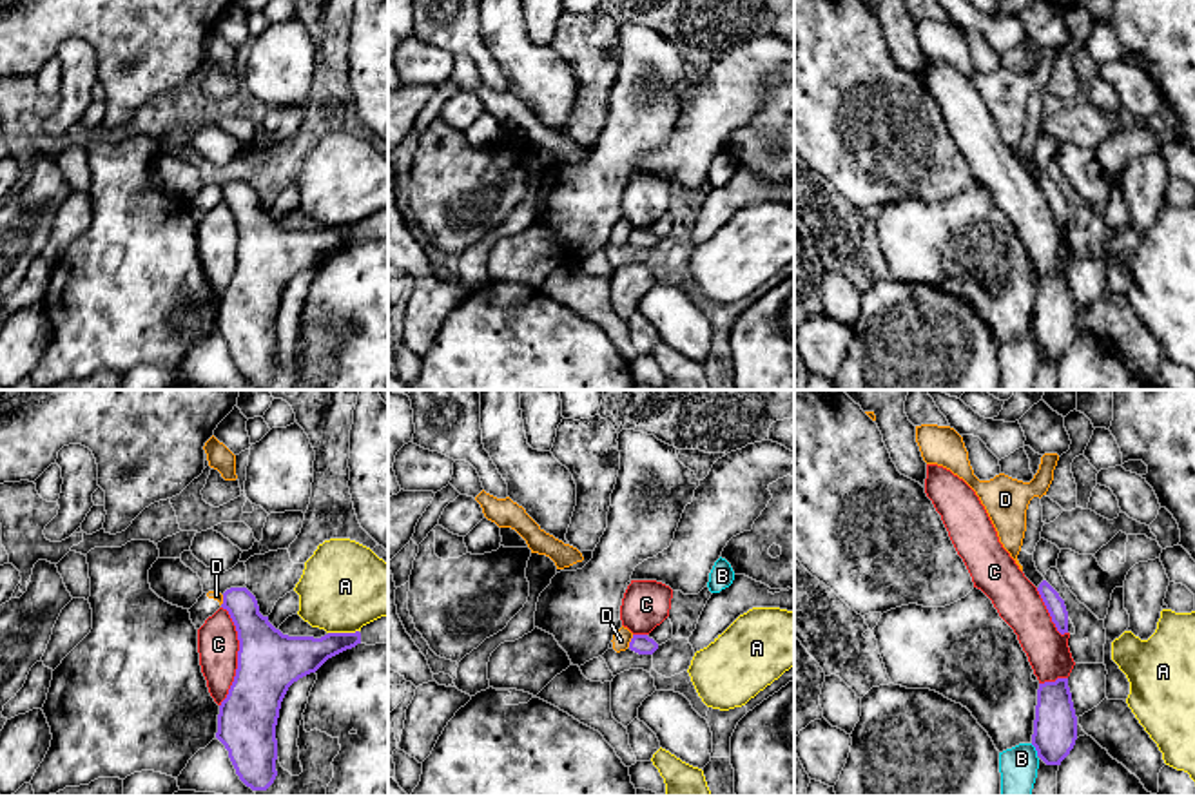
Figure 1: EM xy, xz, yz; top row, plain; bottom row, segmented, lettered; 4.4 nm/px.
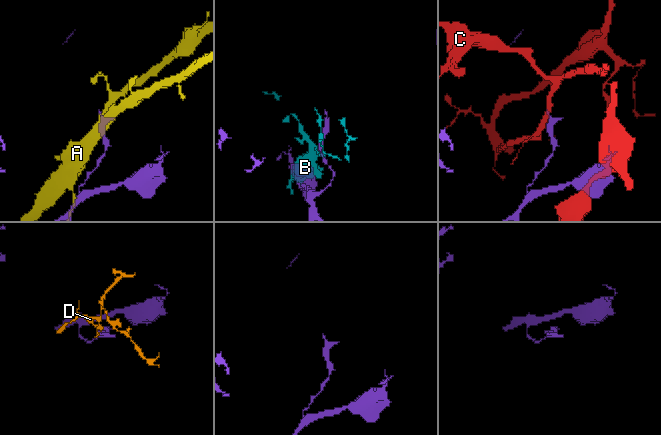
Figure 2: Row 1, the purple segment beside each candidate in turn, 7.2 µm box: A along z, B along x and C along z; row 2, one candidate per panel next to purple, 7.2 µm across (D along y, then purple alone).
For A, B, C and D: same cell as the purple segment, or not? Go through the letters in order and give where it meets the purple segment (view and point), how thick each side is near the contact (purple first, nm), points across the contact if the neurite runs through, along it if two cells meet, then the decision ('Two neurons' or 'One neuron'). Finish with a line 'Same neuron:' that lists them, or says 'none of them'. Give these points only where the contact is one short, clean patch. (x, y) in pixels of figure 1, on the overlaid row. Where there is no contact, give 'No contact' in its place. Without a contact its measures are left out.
A: Touches purple at xy (343, 633). Thickness 190 nm (purple) against 380 nm. Two neurons
B: Touches purple at yz (1036, 749). Thickness 190 nm (purple) against 170 nm. Two neurons
C: Touches purple at xy (238, 657). Thickness 280 nm (purple) against 180 nm. Two neurons
D: Touches purple at xz (631, 640). Thickness 90 nm (purple) against 80 nm. Boundary: xz (633, 635), (628, 646). Two neurons
Same neuron: none of them

